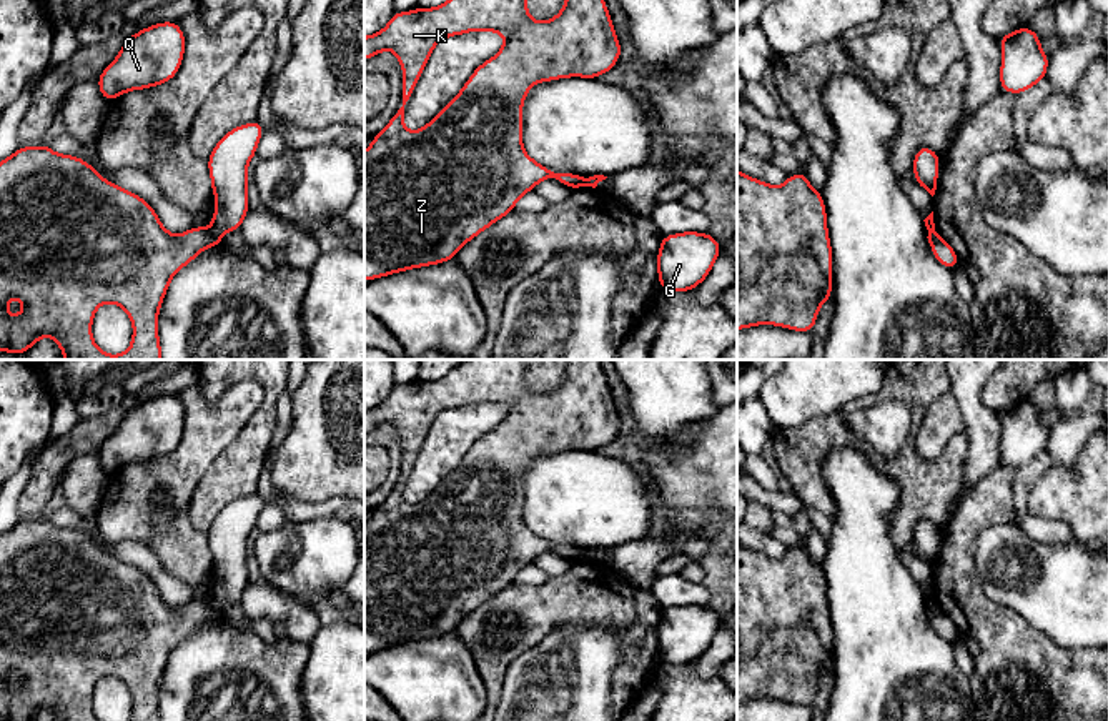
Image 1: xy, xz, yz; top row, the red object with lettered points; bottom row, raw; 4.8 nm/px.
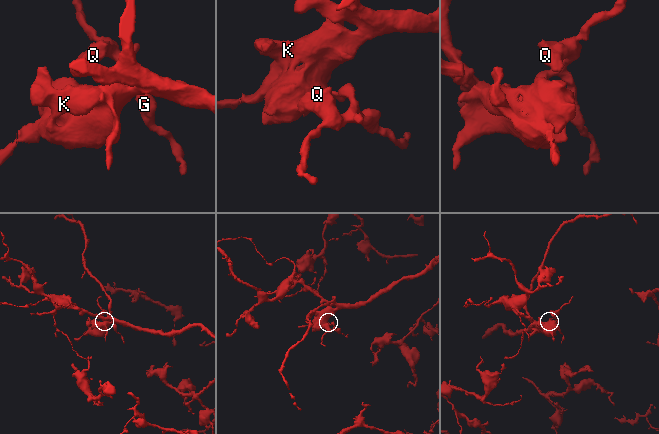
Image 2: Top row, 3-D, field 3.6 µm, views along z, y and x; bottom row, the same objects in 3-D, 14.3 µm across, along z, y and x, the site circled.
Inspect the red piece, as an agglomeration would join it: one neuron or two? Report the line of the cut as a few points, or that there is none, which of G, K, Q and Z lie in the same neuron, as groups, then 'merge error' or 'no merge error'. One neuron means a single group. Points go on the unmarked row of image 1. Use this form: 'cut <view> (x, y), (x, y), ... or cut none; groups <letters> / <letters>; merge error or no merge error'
cut xy (210, 601), (220, 608); groups G Q / K Z; merge error

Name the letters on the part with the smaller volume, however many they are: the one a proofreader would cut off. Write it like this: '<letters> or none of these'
G, Q

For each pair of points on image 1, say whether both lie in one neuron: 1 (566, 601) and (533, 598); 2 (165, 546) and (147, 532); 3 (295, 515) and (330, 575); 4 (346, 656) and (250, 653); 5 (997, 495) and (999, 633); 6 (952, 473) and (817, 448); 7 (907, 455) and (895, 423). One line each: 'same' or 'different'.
1: same
2: same
3: different
4: different
5: same
6: same
7: different

